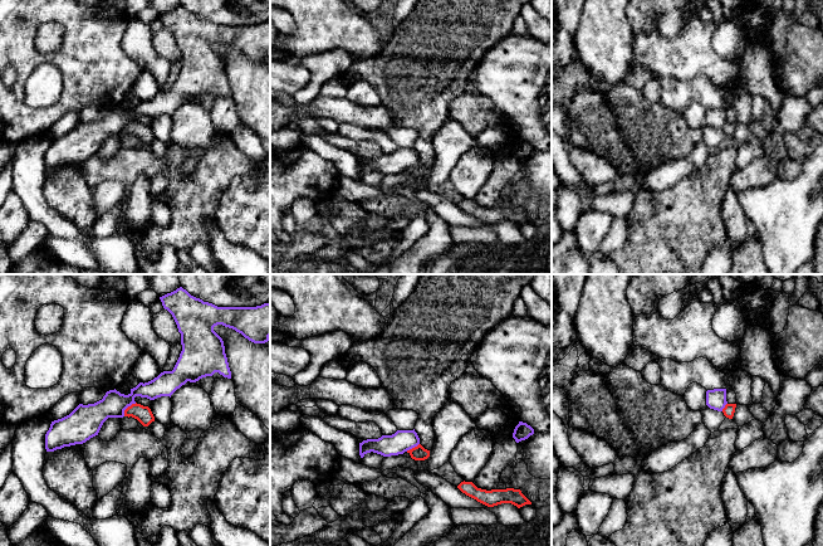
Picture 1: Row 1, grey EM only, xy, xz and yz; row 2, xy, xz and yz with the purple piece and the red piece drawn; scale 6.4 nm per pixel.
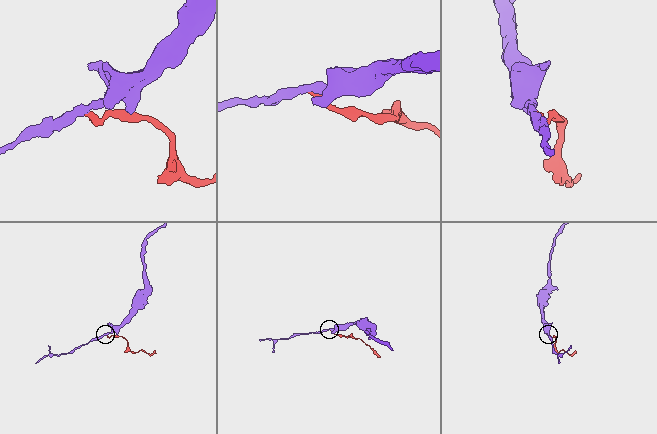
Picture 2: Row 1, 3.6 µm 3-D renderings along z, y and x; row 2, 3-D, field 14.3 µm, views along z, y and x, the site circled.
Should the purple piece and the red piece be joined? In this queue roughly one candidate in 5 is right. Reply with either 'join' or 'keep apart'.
keep apart

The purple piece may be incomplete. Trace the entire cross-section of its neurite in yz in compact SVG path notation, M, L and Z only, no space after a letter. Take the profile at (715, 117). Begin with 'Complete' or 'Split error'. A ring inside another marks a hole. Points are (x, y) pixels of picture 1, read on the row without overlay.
Complete. M714 107L706 109L706 123L710 127L722 130L726 122L726 107Z

